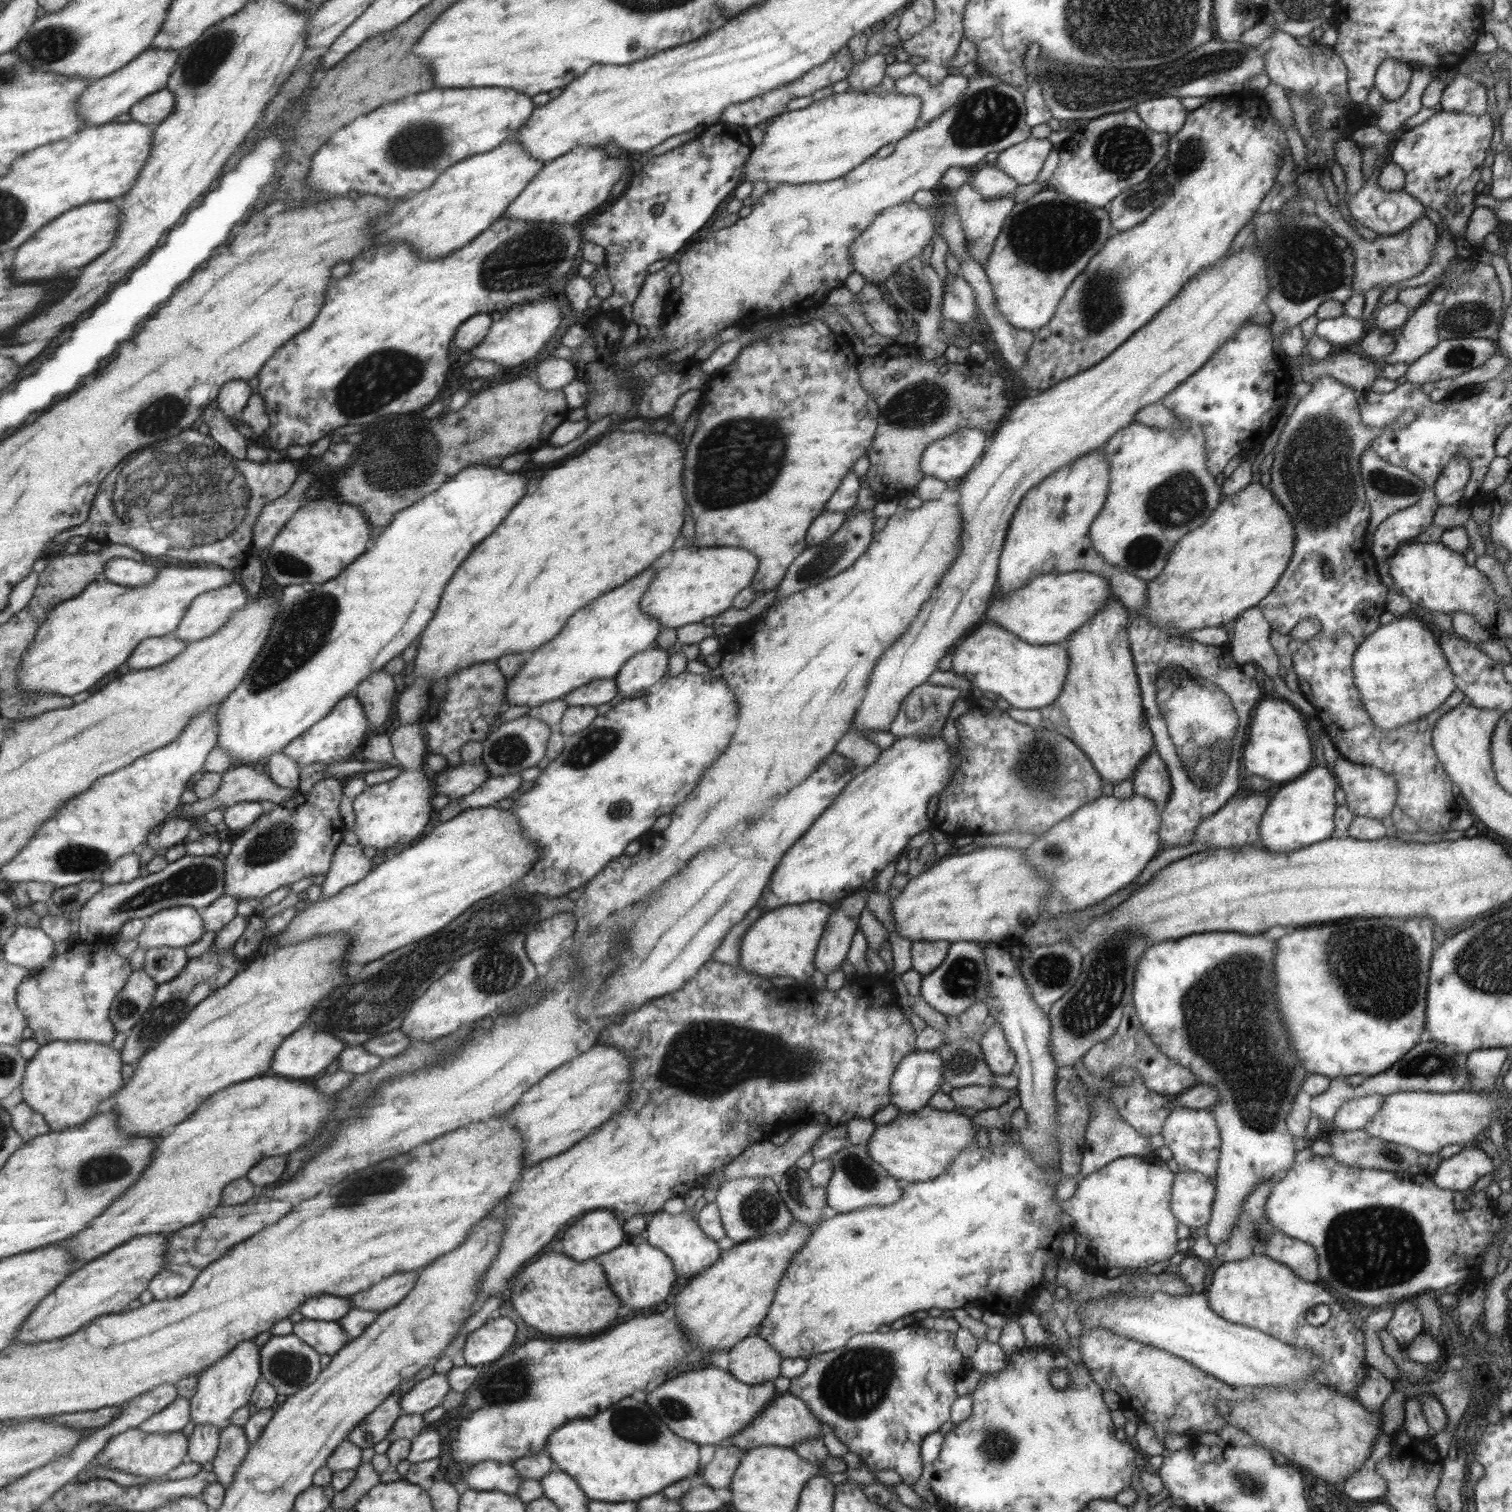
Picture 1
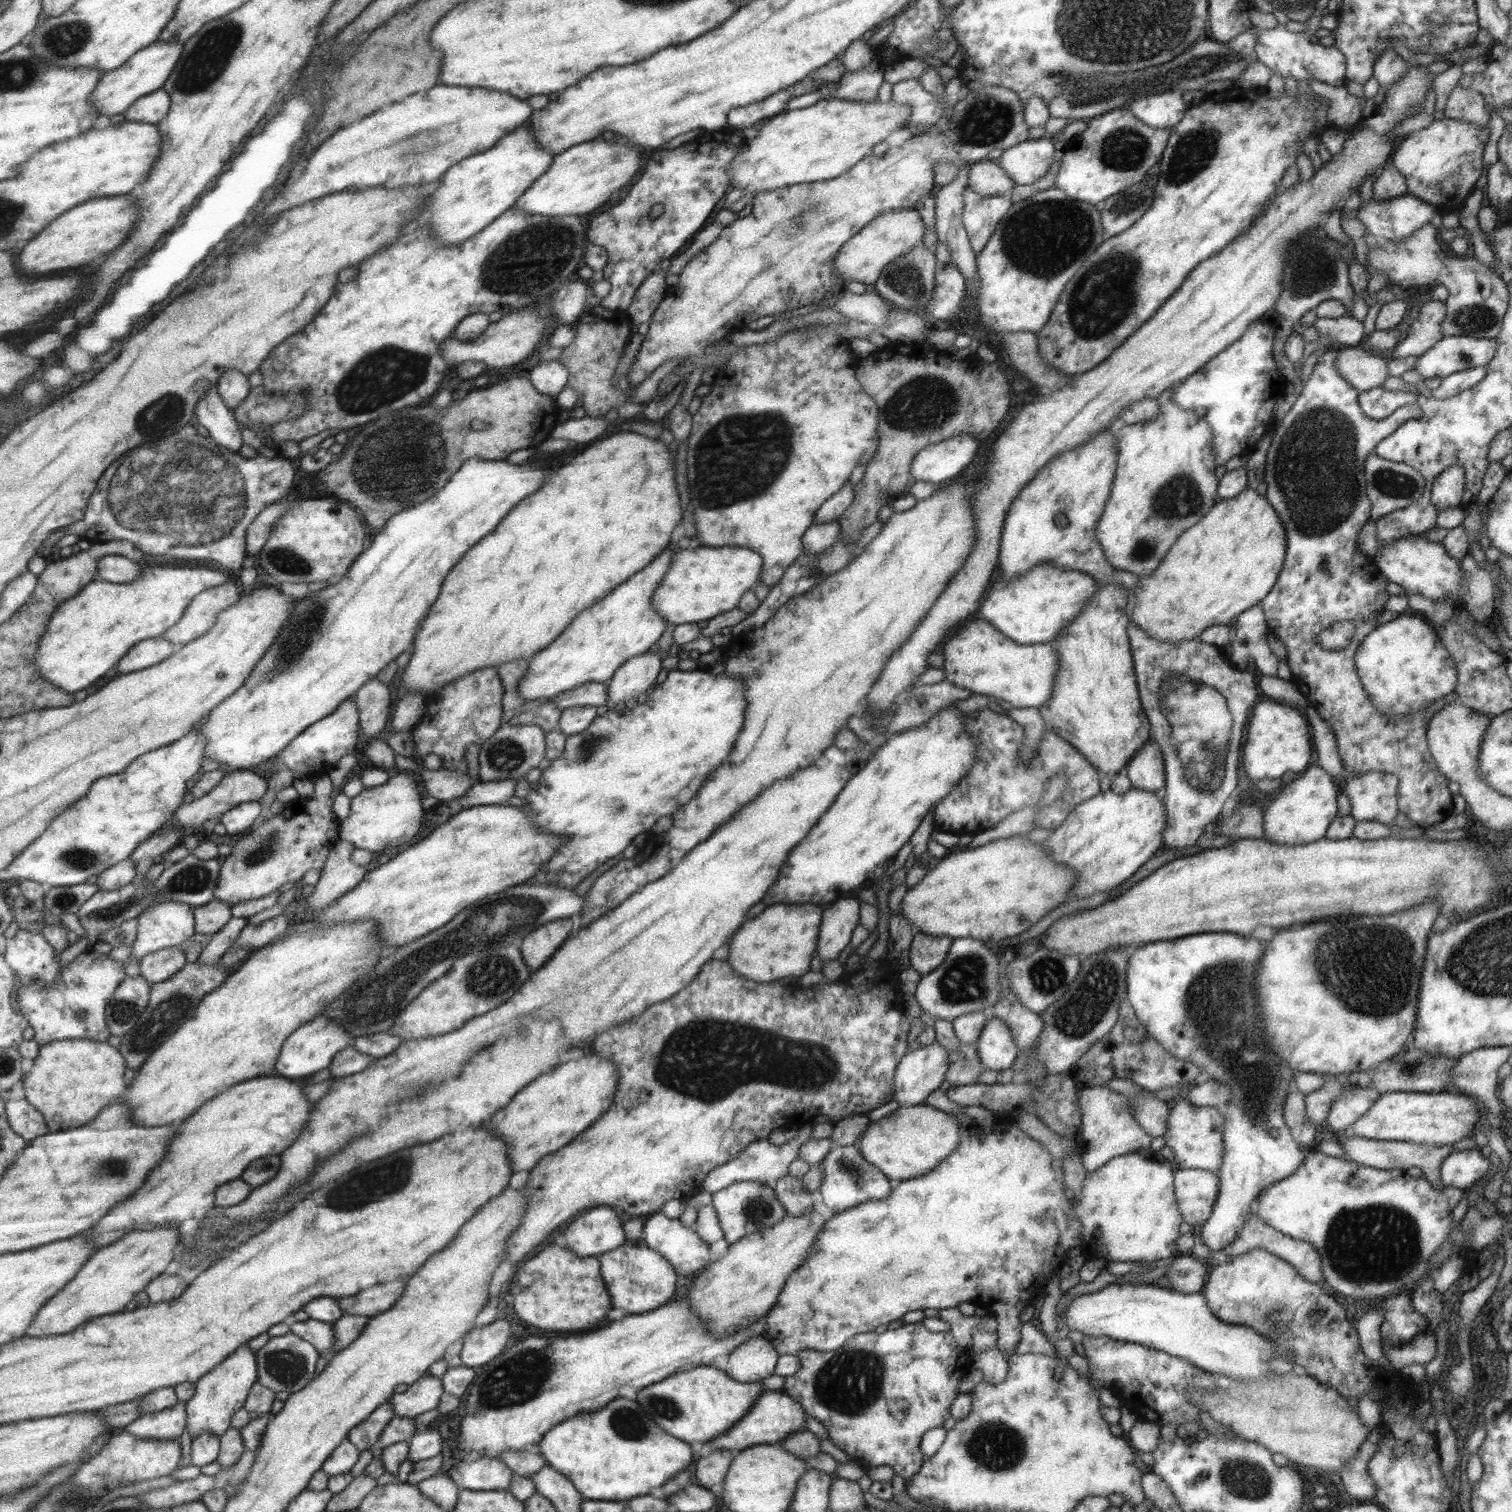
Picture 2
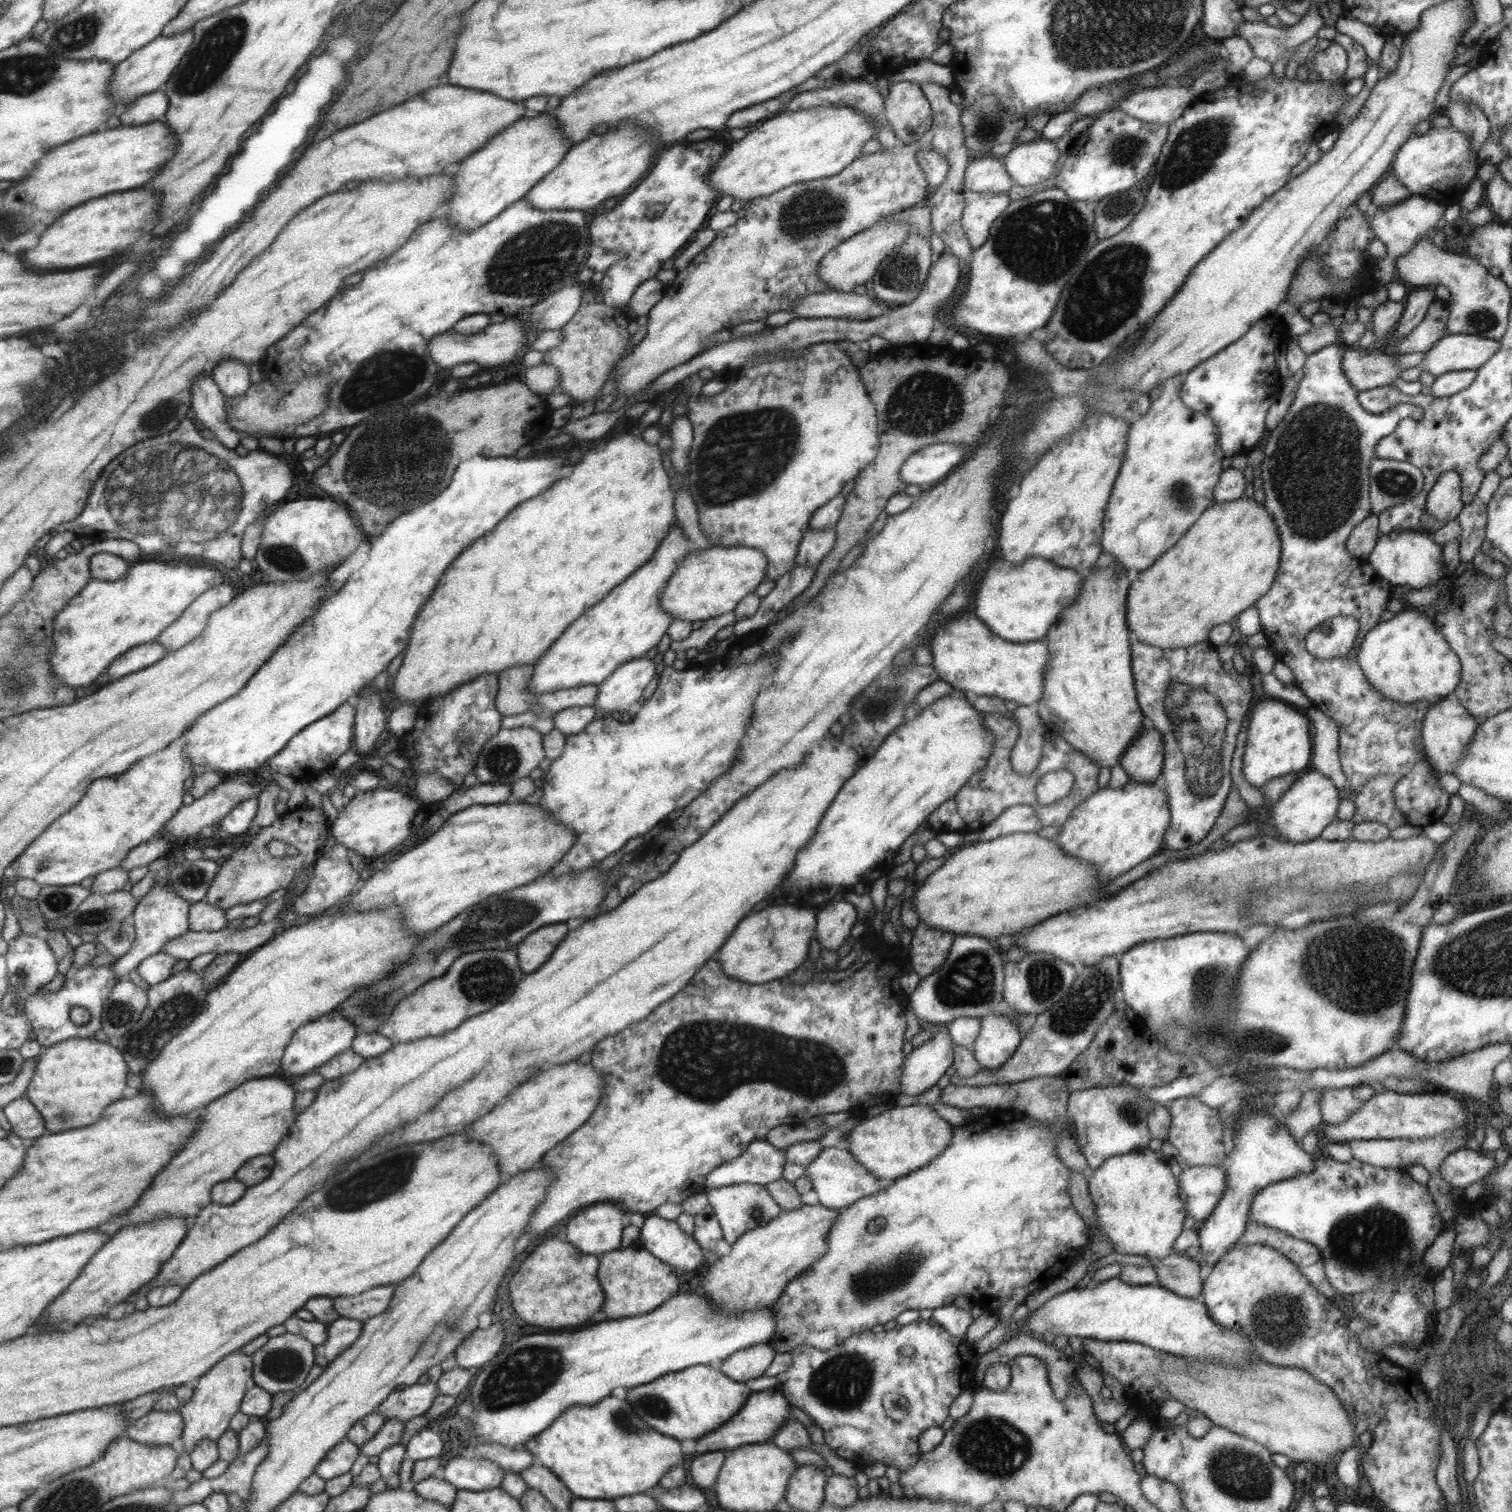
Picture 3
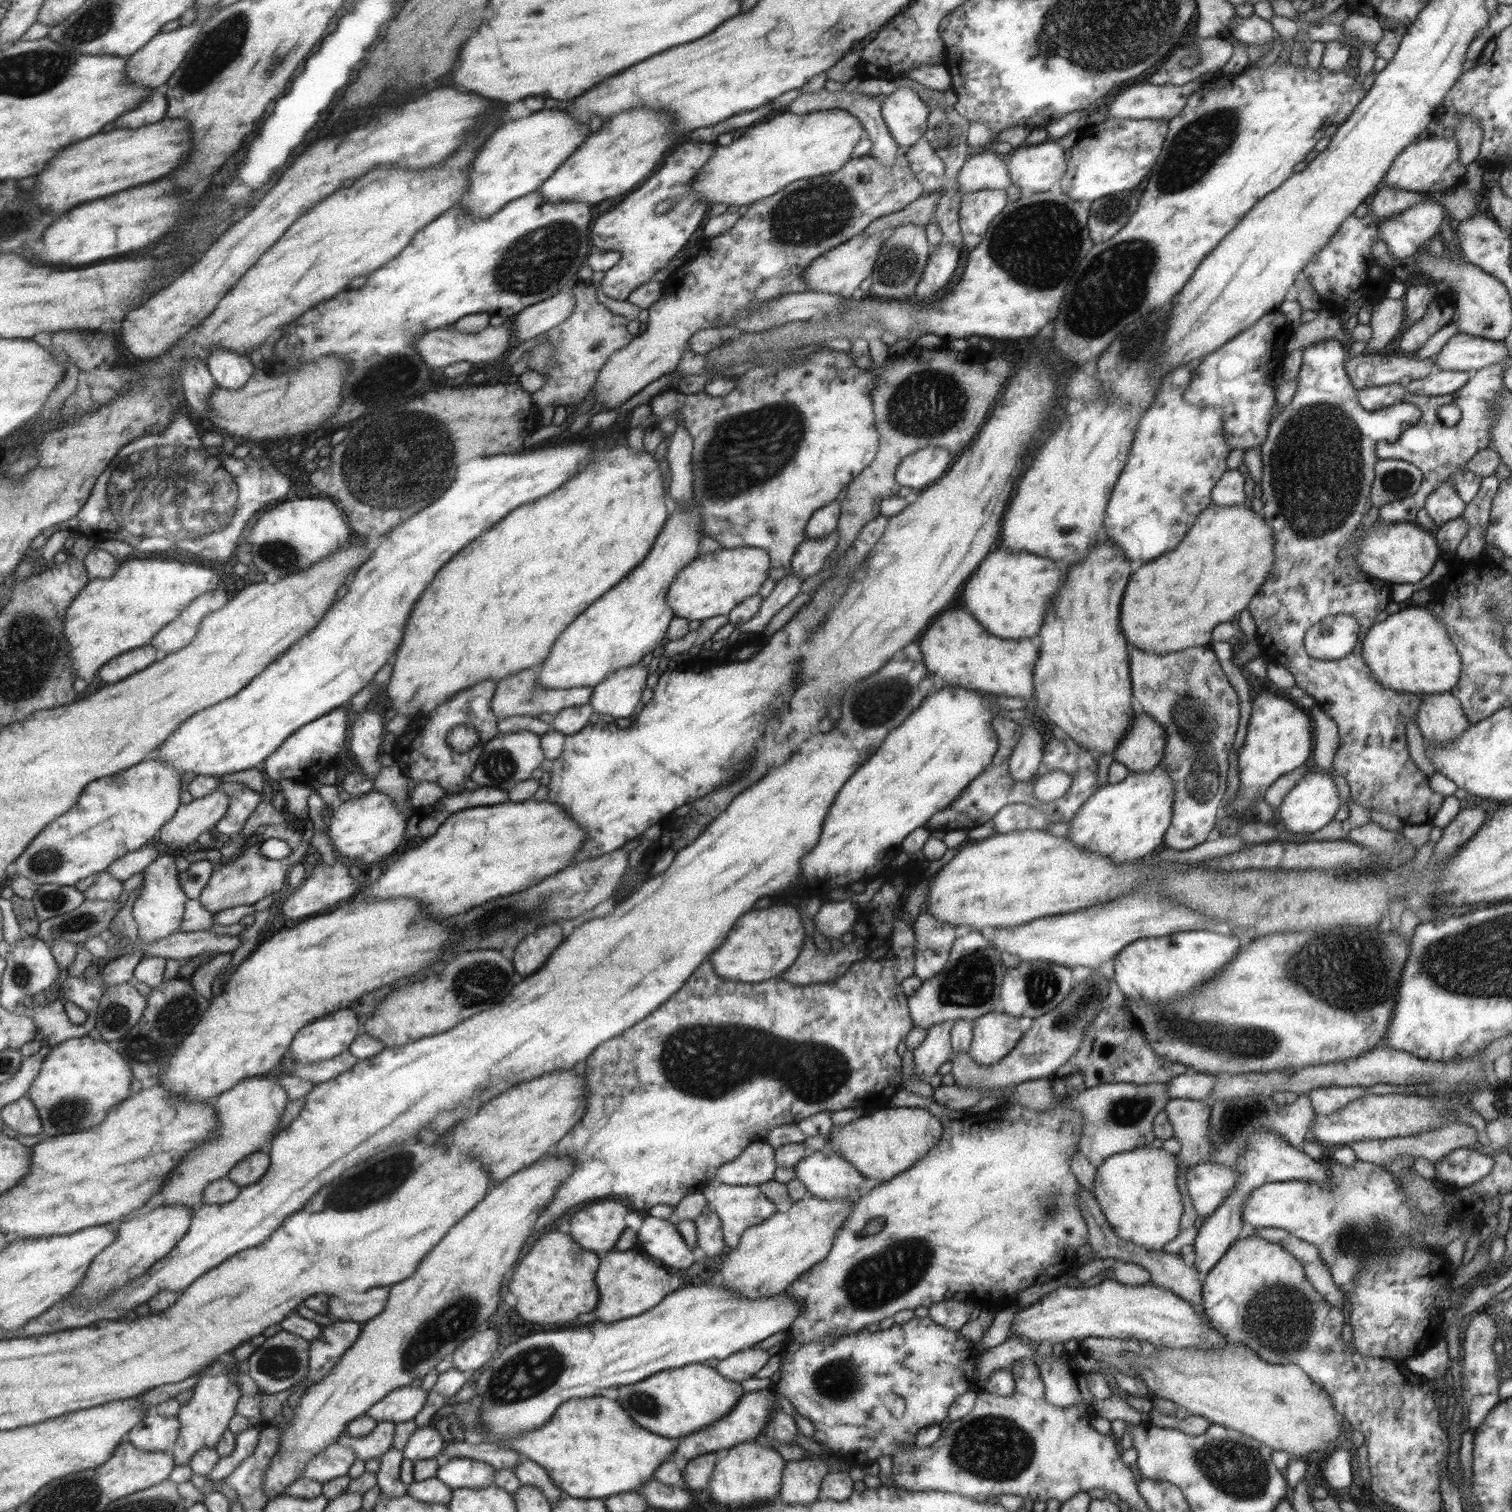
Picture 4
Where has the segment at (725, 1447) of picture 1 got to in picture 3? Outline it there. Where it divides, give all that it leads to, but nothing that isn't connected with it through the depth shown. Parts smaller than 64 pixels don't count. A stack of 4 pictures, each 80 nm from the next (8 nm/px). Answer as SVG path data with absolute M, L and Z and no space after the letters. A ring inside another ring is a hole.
M712 1451L689 1457L685 1463L689 1483L710 1492L726 1455L726 1452Z

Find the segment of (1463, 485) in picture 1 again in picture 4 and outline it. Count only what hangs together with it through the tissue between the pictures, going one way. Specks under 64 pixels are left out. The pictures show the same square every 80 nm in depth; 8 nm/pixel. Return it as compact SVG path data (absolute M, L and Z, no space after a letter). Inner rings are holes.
M1443 483L1425 500L1424 509L1433 523L1439 525L1460 517L1466 503L1461 501L1455 487L1449 483Z

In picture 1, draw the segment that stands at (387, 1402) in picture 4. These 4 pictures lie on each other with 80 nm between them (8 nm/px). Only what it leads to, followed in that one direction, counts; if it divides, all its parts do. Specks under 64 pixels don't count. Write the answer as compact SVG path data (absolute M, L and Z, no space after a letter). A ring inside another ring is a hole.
M433 1373L427 1378L423 1378L415 1383L411 1389L400 1396L398 1400L402 1414L421 1414L439 1406L444 1394L449 1391L446 1374Z

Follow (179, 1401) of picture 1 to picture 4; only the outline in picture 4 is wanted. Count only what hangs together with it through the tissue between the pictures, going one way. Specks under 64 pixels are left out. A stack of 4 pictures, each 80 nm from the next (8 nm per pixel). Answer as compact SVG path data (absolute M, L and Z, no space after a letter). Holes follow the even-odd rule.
M151 1411L147 1412L144 1420L129 1429L126 1440L137 1450L169 1453L177 1440L179 1427L177 1417L165 1418Z

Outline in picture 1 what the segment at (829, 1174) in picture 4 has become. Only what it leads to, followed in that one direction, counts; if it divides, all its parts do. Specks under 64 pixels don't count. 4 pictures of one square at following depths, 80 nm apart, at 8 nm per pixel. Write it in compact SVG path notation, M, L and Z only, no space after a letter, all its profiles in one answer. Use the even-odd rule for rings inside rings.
M847 1143L836 1150L829 1158L831 1176L824 1186L826 1204L838 1213L851 1212L864 1206L887 1206L895 1202L902 1193L897 1186L897 1179L891 1178L885 1169L877 1162L873 1162L863 1144Z

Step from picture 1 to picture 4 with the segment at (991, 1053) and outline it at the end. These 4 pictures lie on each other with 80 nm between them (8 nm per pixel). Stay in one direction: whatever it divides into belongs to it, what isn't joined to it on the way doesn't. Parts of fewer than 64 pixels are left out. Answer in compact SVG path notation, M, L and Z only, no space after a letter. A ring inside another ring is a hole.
M987 1011L971 1023L973 1040L966 1052L980 1065L990 1065L1002 1058L1024 1034L1017 1017L1001 1011Z

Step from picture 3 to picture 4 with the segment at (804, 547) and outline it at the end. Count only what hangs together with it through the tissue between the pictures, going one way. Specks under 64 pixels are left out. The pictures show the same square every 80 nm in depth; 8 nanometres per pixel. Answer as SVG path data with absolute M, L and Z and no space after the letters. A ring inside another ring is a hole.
M830 532L823 539L805 538L795 550L790 560L790 573L797 578L809 578L822 570L825 559L833 553L837 545L838 532Z

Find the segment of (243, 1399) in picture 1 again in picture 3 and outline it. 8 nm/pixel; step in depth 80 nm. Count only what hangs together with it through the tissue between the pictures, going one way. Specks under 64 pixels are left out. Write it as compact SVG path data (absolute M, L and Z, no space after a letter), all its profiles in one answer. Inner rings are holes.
M240 1350L226 1354L196 1381L191 1398L178 1408L184 1427L181 1433L183 1451L191 1453L203 1439L217 1441L229 1426L231 1417L239 1410L239 1403L251 1384L252 1362L249 1354Z

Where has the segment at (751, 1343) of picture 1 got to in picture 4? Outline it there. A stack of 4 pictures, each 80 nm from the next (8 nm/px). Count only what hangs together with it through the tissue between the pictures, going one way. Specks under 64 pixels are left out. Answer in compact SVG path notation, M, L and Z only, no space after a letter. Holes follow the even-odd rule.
M759 1348L740 1350L718 1360L715 1372L732 1380L740 1382L744 1378L751 1378L767 1362L769 1354Z

